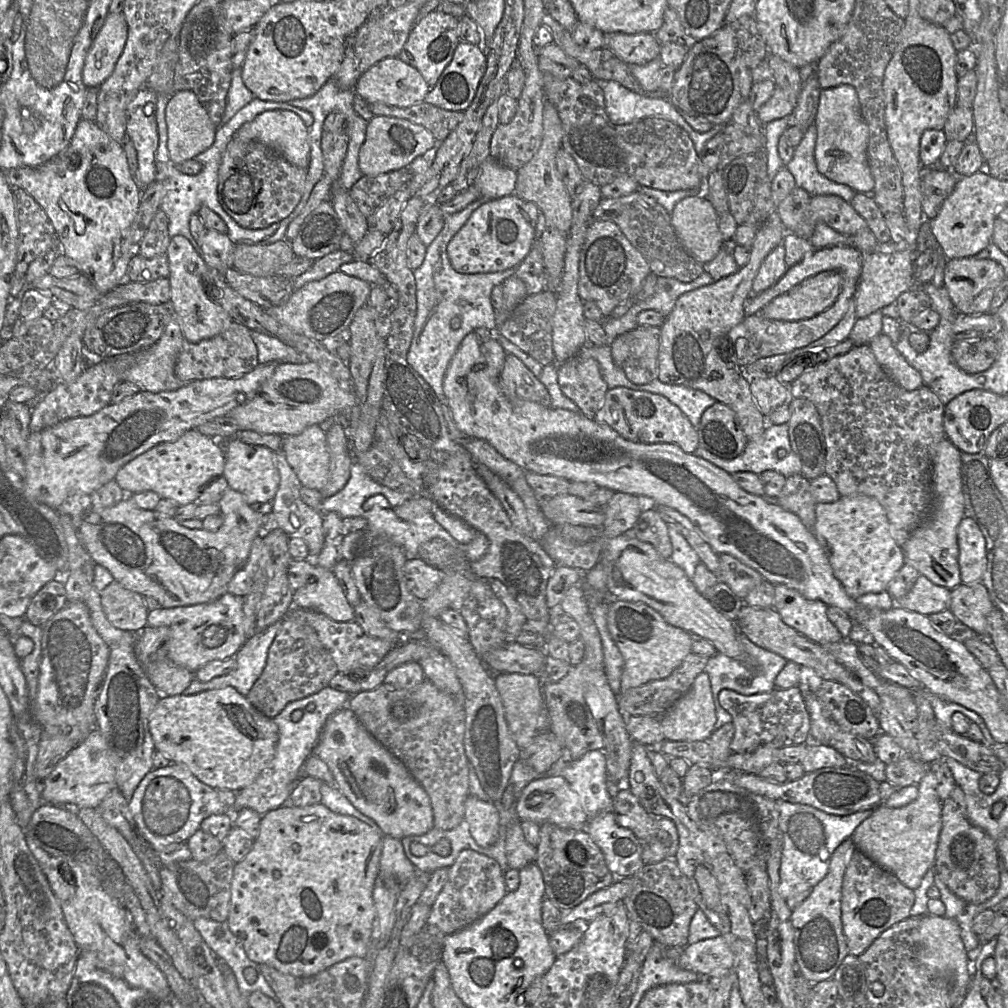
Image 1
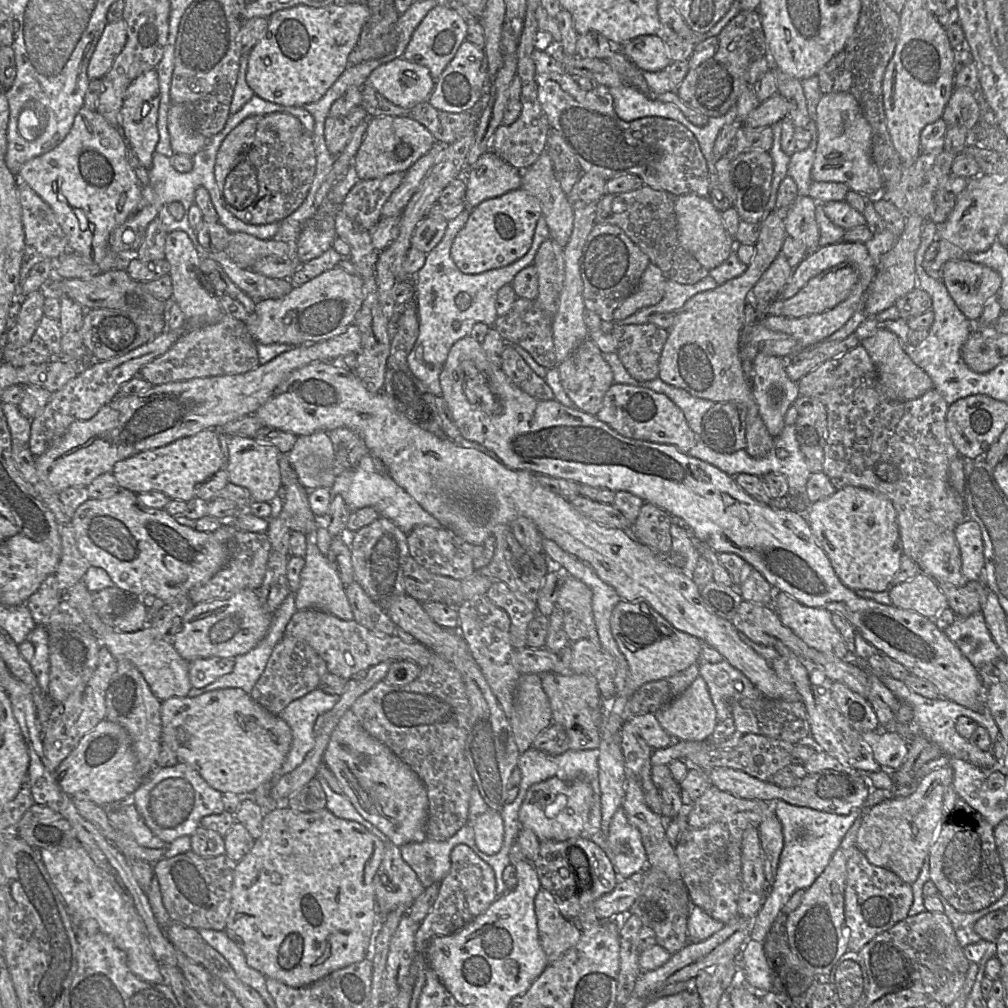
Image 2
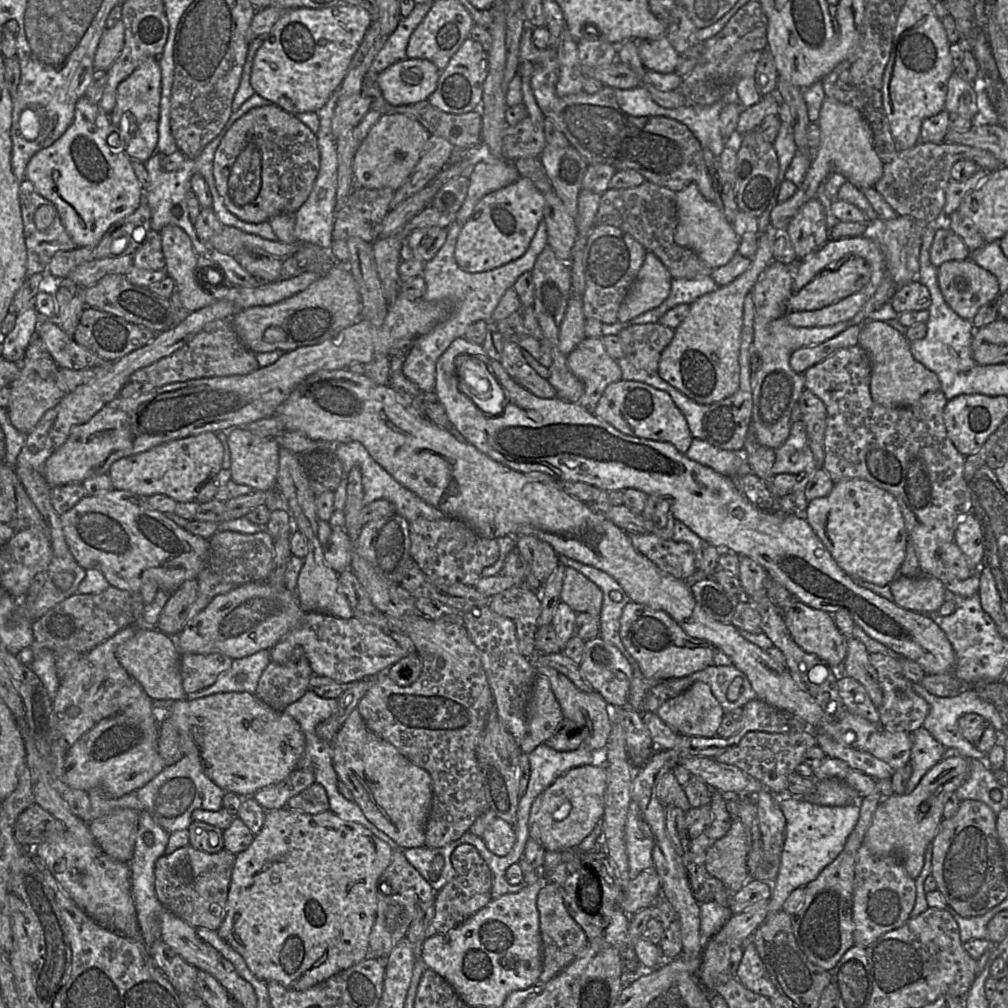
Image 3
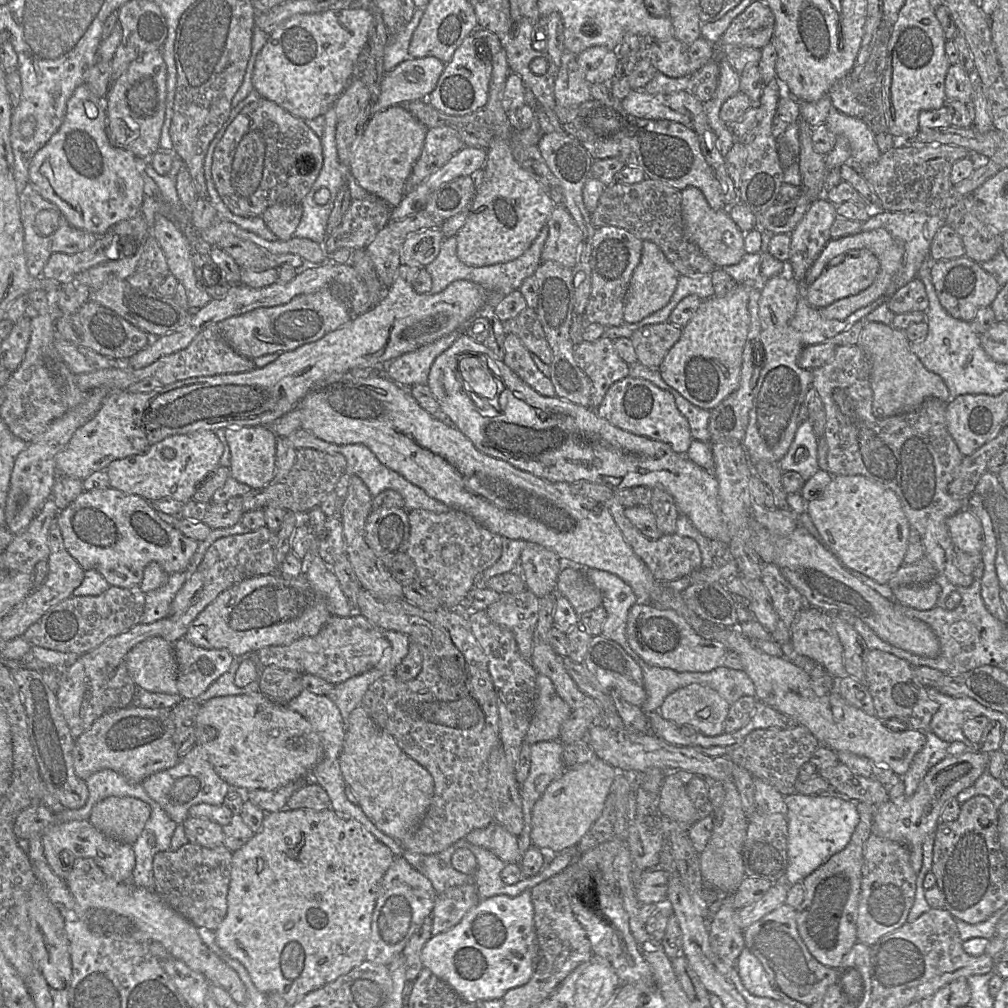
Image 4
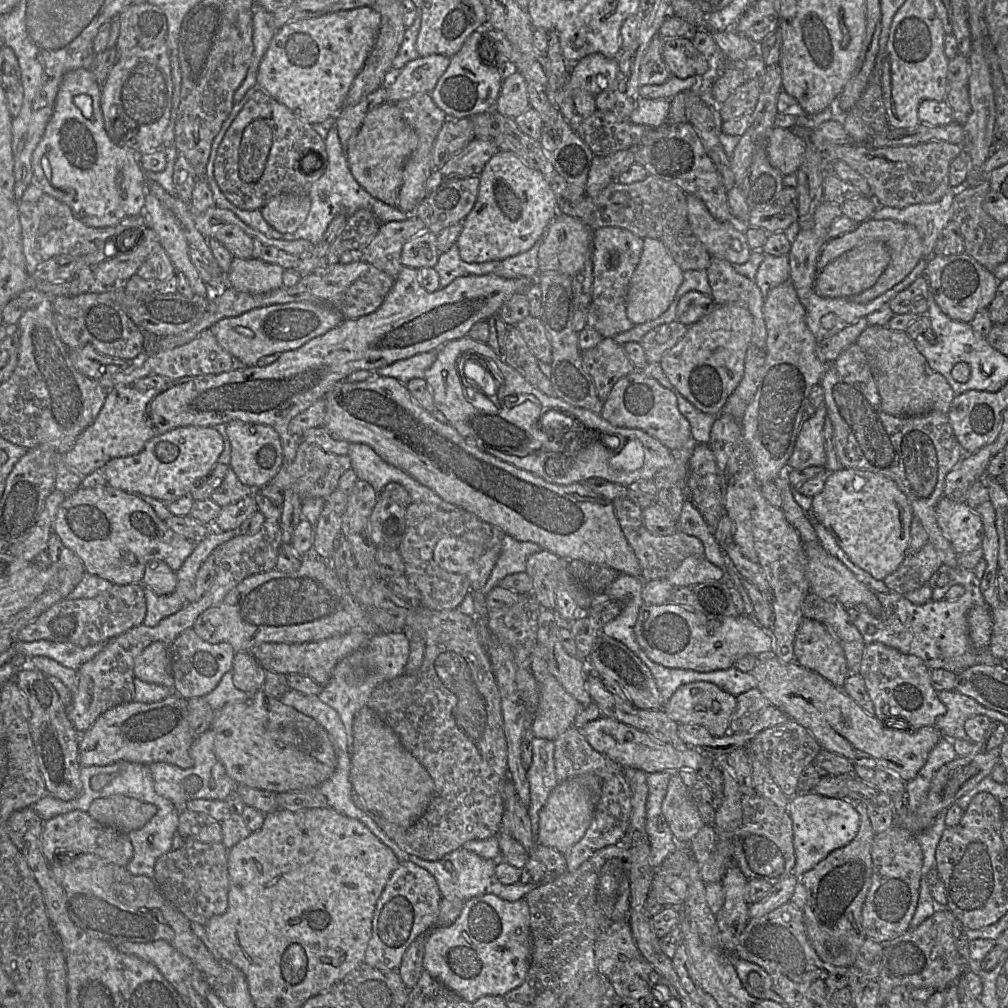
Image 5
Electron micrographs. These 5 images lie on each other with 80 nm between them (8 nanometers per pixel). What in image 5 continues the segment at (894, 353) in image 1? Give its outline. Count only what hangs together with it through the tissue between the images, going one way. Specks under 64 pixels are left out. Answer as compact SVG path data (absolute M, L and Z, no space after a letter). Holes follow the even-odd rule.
M868 325L856 344L868 360L885 413L898 417L923 415L931 411L948 413L955 397L952 388L944 376L930 368L925 357L917 350L914 340L905 331Z

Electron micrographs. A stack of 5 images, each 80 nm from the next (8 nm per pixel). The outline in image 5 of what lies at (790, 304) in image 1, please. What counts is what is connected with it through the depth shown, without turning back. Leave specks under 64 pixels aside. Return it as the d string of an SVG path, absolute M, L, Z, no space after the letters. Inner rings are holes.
M879 241L862 243L829 263L817 275L813 290L825 298L849 298L871 288L891 261L889 249Z

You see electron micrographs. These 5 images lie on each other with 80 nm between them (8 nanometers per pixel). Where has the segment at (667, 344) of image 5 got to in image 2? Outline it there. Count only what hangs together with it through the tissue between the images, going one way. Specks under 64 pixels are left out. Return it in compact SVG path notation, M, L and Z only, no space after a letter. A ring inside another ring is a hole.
M653 323L618 325L612 334L617 341L617 353L627 371L638 381L659 376L659 362L669 330Z

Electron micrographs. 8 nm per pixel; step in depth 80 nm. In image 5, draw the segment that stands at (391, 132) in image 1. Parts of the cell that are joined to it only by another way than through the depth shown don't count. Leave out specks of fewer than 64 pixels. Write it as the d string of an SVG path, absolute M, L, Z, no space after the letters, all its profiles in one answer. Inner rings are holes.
M384 102L368 113L360 128L350 137L346 158L353 177L374 198L396 206L405 165L416 150L419 138L404 120L395 103Z

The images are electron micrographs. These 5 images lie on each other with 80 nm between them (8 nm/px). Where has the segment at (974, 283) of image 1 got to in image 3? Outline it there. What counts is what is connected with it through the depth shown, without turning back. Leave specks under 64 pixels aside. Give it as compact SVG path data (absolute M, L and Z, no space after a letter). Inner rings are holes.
M971 259L946 261L937 267L937 281L949 307L961 318L972 321L978 309L999 296L999 283L995 275L981 268Z

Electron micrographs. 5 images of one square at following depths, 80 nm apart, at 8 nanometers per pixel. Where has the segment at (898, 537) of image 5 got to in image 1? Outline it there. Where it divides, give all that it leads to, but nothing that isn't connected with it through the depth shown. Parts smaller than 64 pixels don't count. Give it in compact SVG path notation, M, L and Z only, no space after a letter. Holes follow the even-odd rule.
M856 495L841 496L832 503L817 503L813 534L823 548L834 576L843 585L846 593L854 600L867 593L886 591L890 582L906 562L904 553L892 537L886 512L875 498Z

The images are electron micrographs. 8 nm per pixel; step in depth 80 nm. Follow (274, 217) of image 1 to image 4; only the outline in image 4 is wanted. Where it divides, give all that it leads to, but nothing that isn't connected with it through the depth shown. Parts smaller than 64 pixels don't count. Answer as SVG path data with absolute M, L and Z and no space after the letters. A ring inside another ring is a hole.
M260 97L242 109L227 128L217 144L212 163L212 178L215 187L228 209L242 217L260 217L263 212L275 204L298 204L311 190L323 166L321 138L318 137L301 118L298 118L276 103ZM313 157L314 169L308 174L302 174L297 167L300 161L302 167L308 166L308 159Z

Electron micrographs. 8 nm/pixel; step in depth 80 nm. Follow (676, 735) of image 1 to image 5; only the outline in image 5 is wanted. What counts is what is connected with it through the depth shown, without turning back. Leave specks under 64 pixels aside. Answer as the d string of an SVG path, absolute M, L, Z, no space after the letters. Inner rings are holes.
M693 682L678 688L663 706L665 713L678 724L694 724L705 727L713 737L729 733L731 716L736 709L735 696L710 682Z

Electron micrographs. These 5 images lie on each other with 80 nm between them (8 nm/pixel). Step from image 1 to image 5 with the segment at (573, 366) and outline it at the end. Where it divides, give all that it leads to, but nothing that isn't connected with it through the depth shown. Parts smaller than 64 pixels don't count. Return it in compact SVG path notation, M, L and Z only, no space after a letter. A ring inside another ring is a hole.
M604 337L595 347L582 351L585 369L591 375L598 397L605 401L615 383L636 368L623 345Z

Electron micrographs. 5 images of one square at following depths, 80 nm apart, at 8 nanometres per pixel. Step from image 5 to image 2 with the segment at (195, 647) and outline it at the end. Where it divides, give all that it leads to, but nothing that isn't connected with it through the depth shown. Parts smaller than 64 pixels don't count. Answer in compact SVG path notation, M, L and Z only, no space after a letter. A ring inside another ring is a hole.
M199 658L189 662L189 680L193 688L205 687L219 677L230 673L234 667L233 658Z

